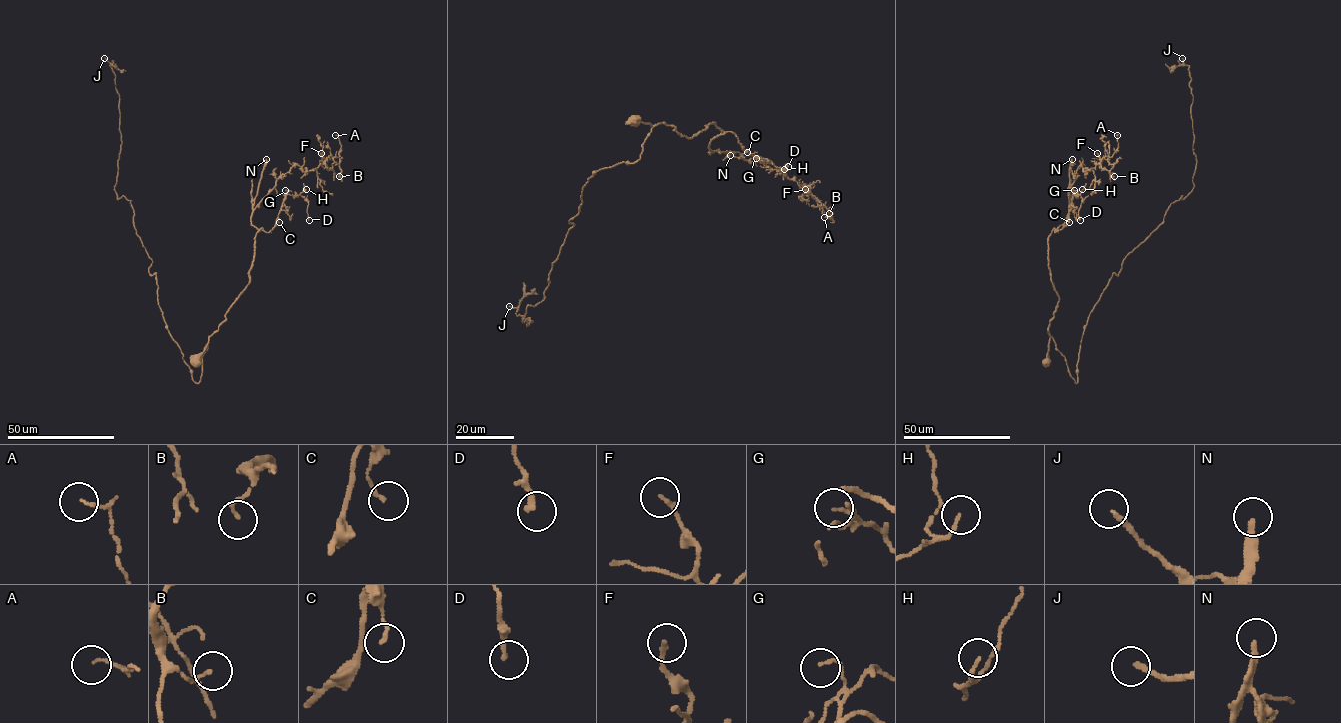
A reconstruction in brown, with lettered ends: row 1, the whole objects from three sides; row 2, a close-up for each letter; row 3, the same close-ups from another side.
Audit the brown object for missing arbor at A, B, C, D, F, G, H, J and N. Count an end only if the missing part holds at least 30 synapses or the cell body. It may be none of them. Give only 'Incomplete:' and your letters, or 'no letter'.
Incomplete: N

